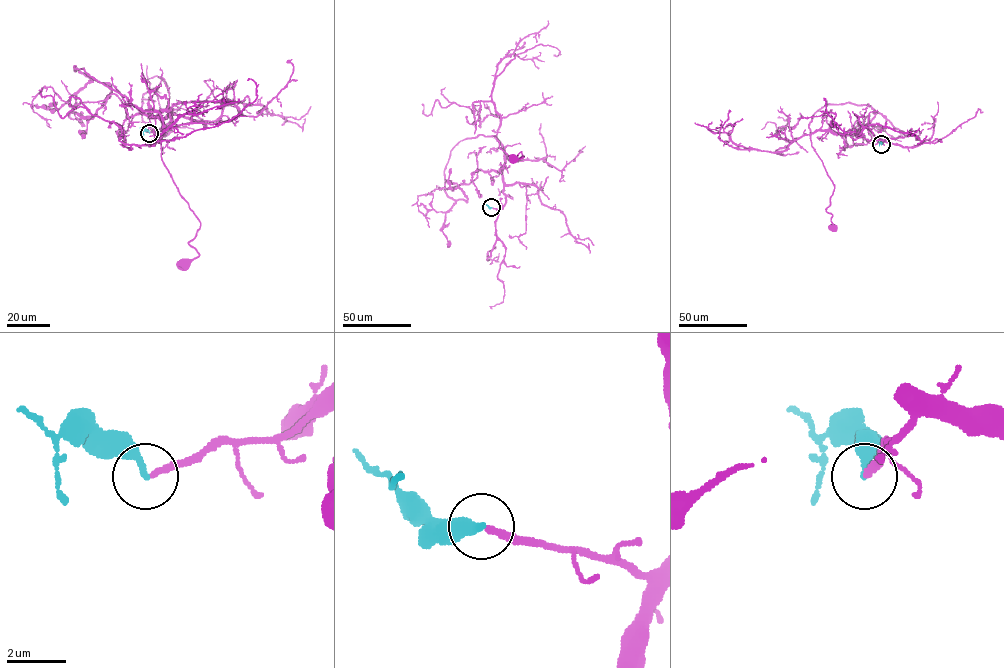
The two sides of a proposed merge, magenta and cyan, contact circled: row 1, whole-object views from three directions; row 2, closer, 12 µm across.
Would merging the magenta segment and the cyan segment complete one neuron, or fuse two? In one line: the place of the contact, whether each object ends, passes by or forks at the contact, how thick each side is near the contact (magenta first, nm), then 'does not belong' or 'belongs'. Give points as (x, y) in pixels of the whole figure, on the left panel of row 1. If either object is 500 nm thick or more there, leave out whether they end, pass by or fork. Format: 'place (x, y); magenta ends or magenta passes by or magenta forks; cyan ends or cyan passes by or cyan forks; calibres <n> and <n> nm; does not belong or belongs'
place (149, 133); magenta ends; cyan ends; calibres 240 and 280 nm; belongs

